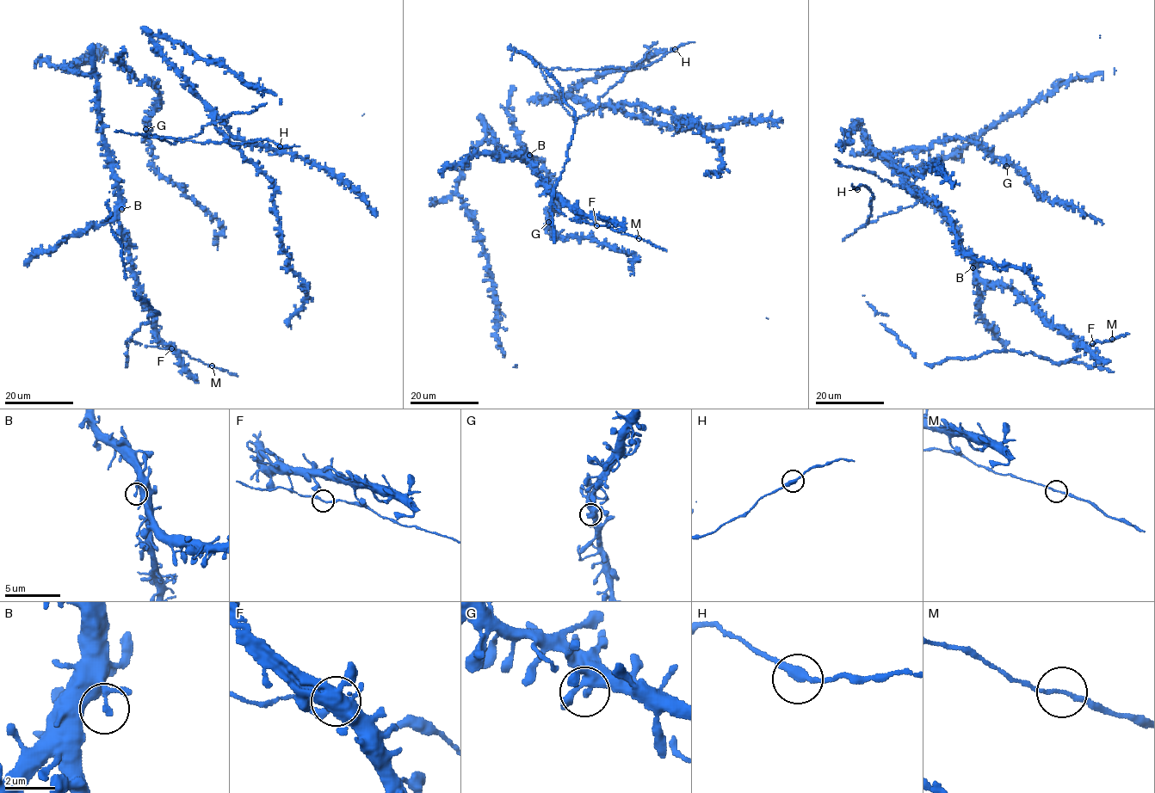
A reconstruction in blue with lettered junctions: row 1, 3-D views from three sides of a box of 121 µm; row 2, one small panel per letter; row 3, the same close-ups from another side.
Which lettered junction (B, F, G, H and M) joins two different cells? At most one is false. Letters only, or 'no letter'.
no letter

